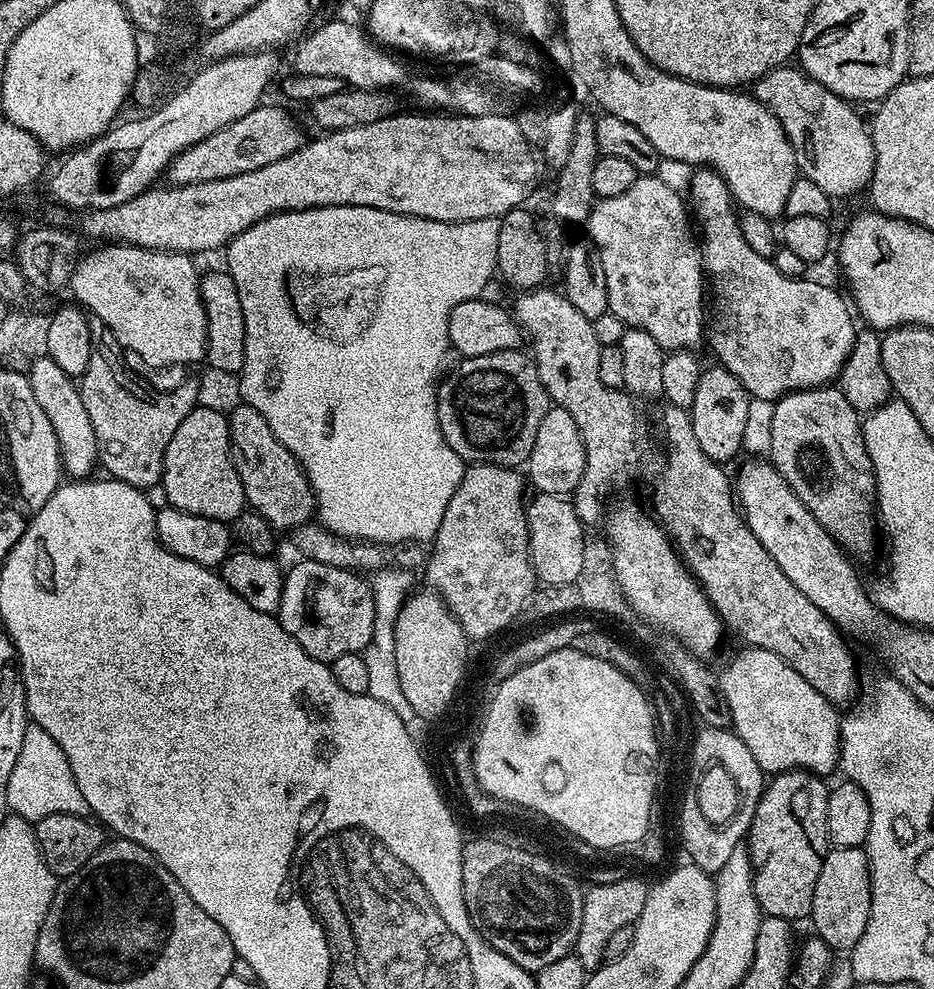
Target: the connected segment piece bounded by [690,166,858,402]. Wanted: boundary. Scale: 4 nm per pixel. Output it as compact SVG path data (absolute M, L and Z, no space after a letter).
M703 166L693 172L696 173L692 176L690 212L698 225L698 236L702 241L703 275L710 289L710 323L706 328L706 344L720 359L717 360L719 367L734 374L734 378L738 378L738 382L742 382L748 391L749 397L757 400L775 402L790 392L831 385L839 377L851 353L858 329L849 301L844 301L834 289L816 280L782 274L769 257L757 254L742 236L732 191L724 179L711 168Z

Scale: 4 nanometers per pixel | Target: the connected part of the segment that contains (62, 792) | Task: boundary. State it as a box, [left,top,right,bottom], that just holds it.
[6,723,88,821]

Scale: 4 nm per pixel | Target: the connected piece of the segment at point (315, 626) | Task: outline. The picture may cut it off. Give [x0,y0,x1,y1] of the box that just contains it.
[278,558,376,662]

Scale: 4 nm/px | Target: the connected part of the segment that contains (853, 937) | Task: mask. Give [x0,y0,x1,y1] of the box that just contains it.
[810,848,872,953]

